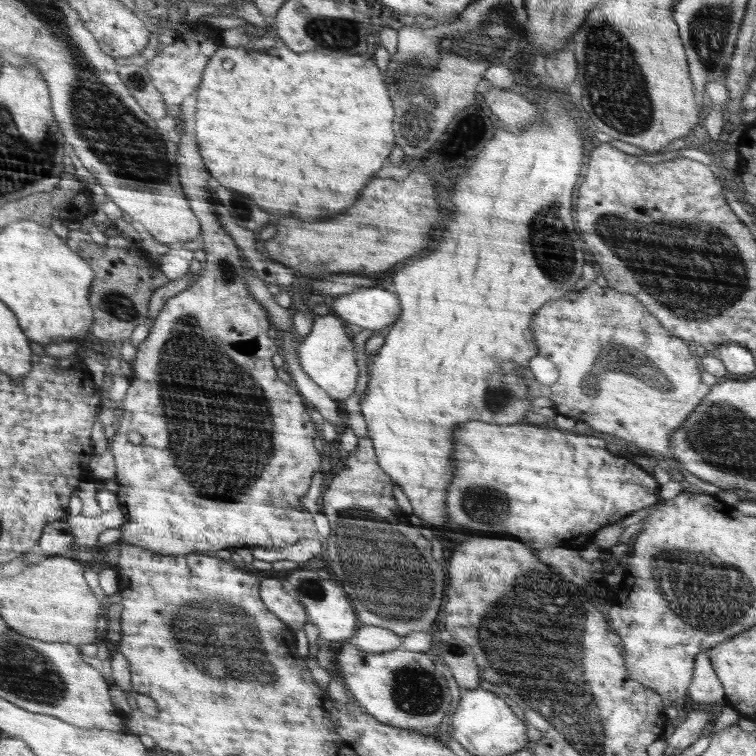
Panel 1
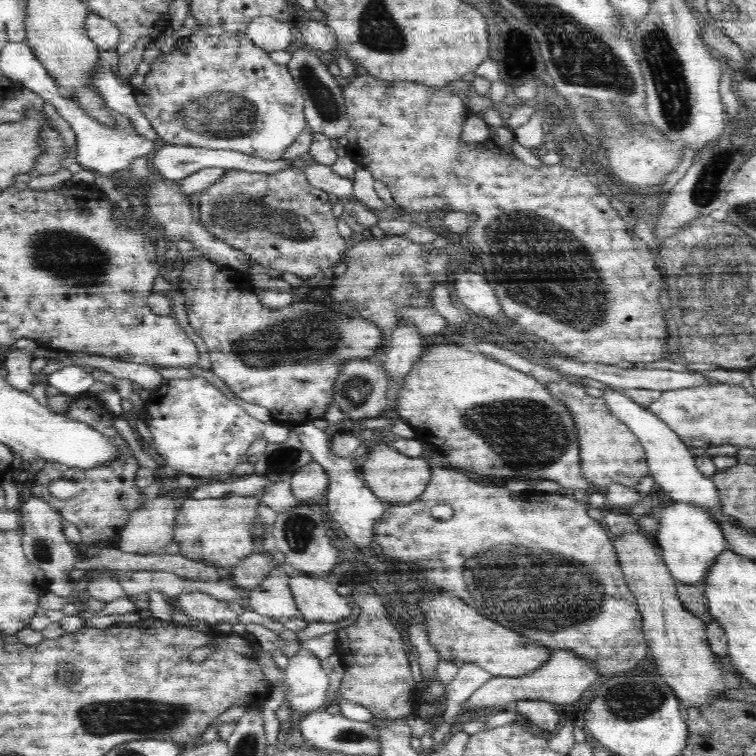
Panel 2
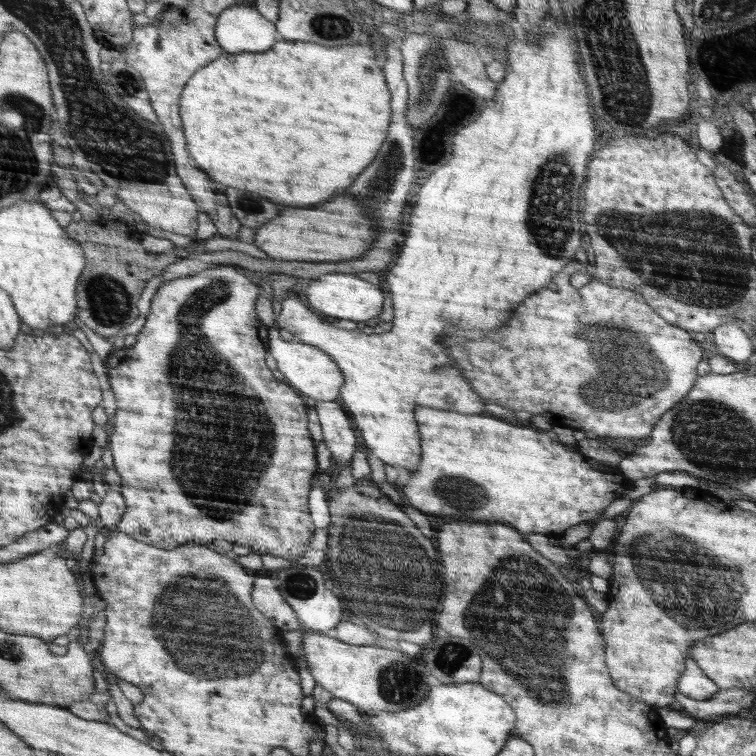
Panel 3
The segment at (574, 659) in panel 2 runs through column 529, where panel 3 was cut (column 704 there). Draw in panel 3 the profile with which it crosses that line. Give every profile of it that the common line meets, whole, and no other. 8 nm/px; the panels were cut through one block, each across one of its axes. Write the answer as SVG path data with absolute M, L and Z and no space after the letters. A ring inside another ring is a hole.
M692 658L686 660L688 662L684 662L684 671L679 677L678 691L695 700L708 700L715 696L718 684L708 678Z

